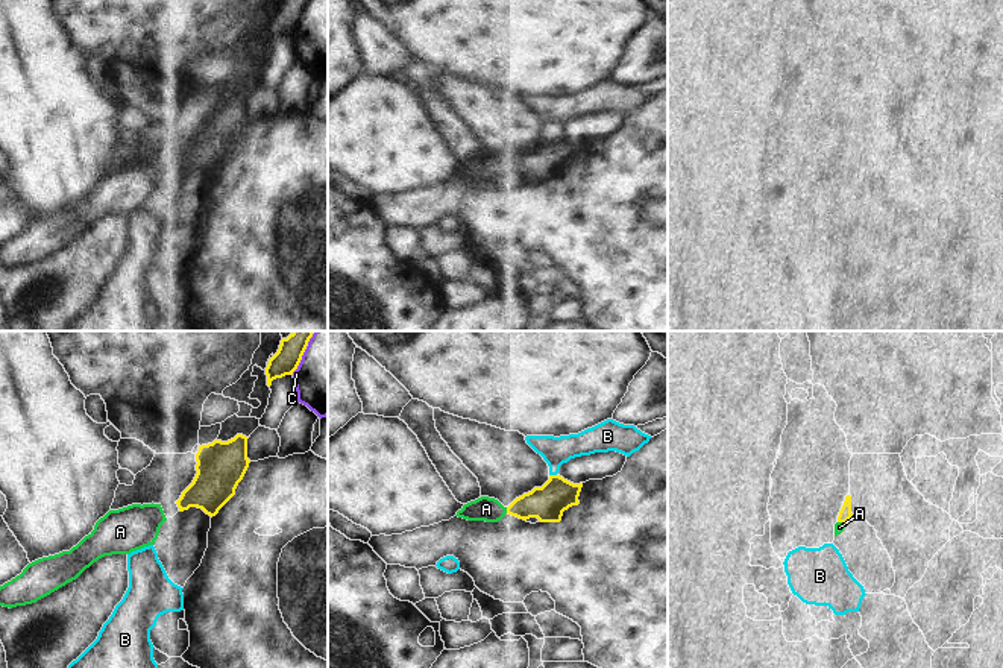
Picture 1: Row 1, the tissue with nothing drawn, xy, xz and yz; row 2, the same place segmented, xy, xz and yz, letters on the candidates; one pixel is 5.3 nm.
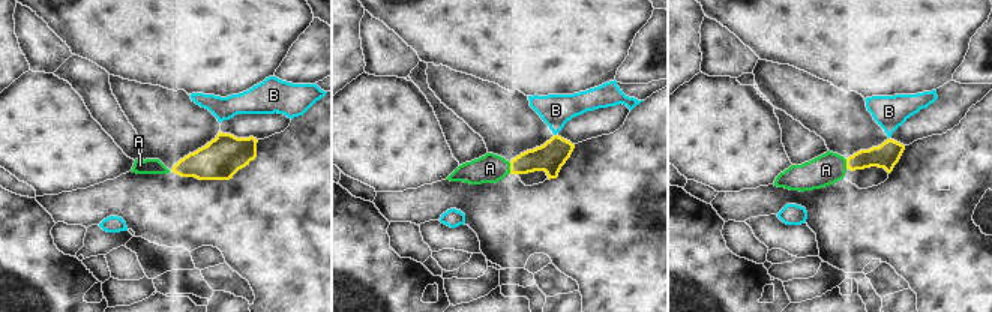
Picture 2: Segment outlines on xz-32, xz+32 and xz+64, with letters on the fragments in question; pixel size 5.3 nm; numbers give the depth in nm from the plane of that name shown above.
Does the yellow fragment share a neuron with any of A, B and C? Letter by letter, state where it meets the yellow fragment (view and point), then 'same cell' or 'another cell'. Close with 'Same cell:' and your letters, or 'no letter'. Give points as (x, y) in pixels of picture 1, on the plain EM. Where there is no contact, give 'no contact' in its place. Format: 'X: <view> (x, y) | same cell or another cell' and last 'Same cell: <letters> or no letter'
A: xz (507, 170) | same cell
B: xz (553, 135) | another cell
C: xy (301, 17) | another cell
Same cell: A

